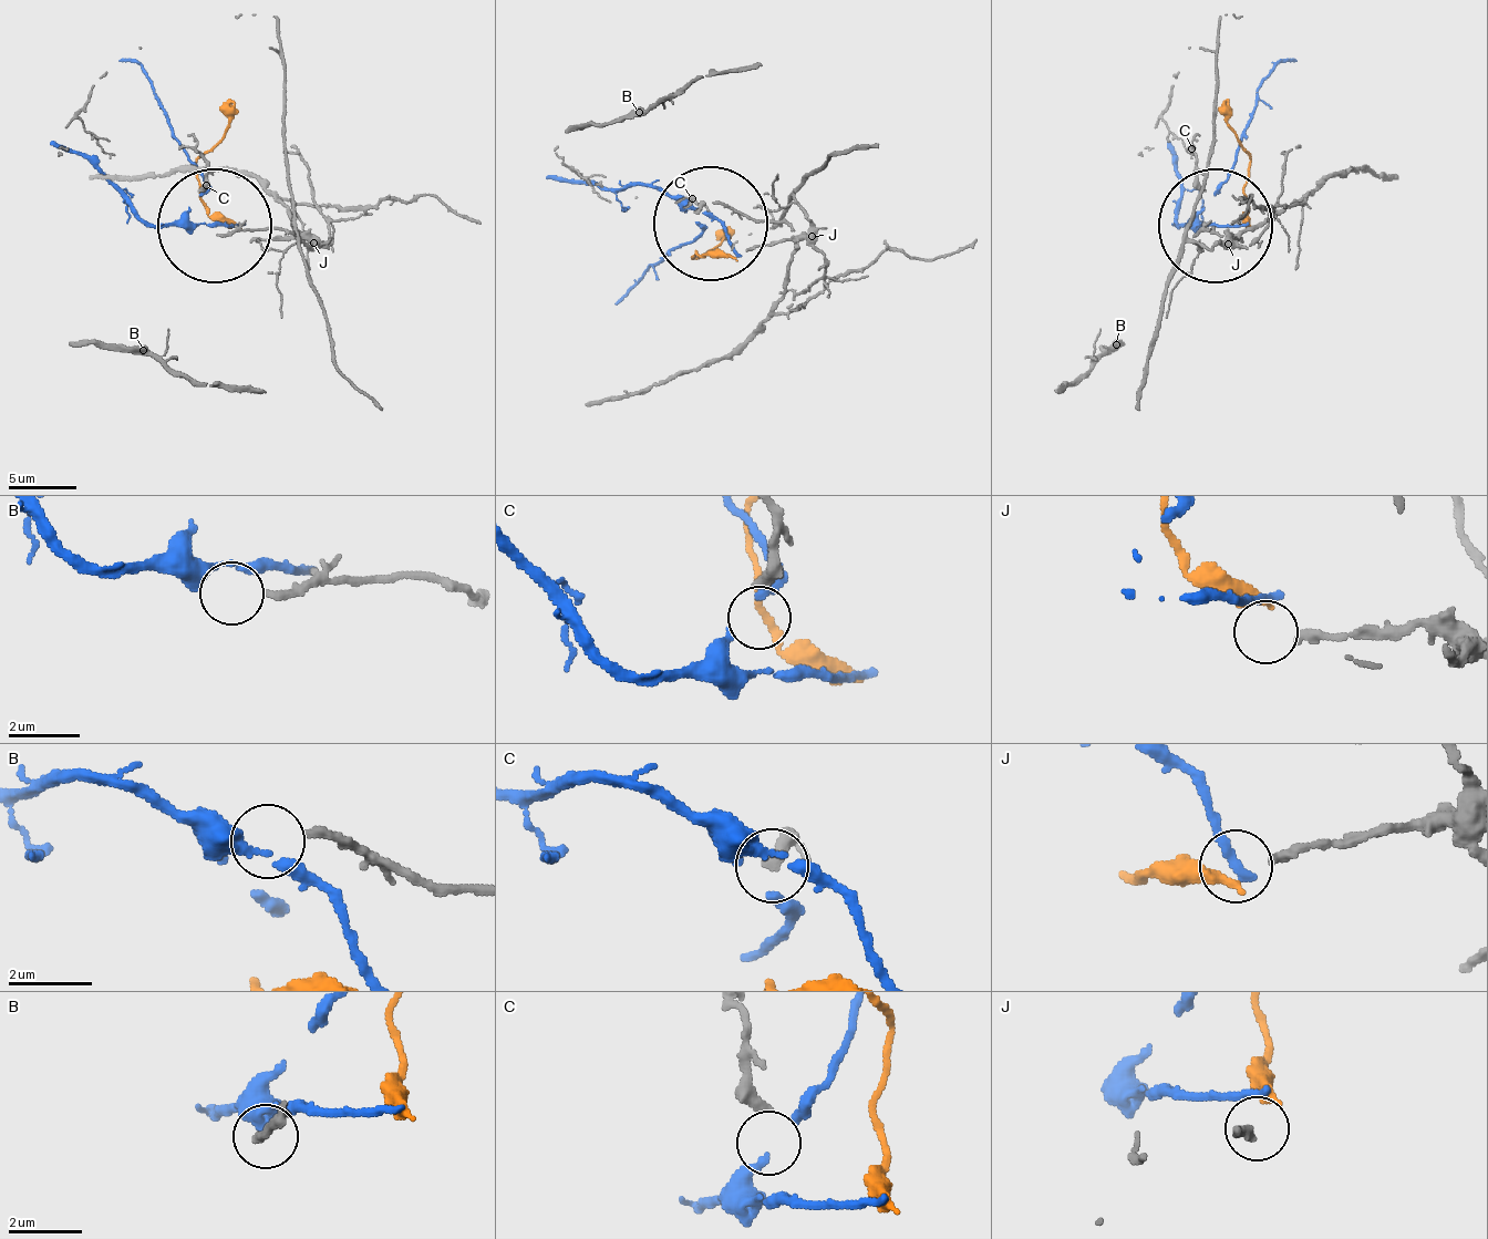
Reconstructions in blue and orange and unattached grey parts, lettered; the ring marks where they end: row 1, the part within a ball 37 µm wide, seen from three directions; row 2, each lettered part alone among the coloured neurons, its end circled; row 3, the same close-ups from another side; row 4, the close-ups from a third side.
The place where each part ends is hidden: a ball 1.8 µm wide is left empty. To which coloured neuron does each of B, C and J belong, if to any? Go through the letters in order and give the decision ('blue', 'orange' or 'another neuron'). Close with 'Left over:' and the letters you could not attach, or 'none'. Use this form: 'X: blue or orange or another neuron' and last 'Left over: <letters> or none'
B: another neuron
C: another neuron
J: another neuron
Left over: B, C, J

